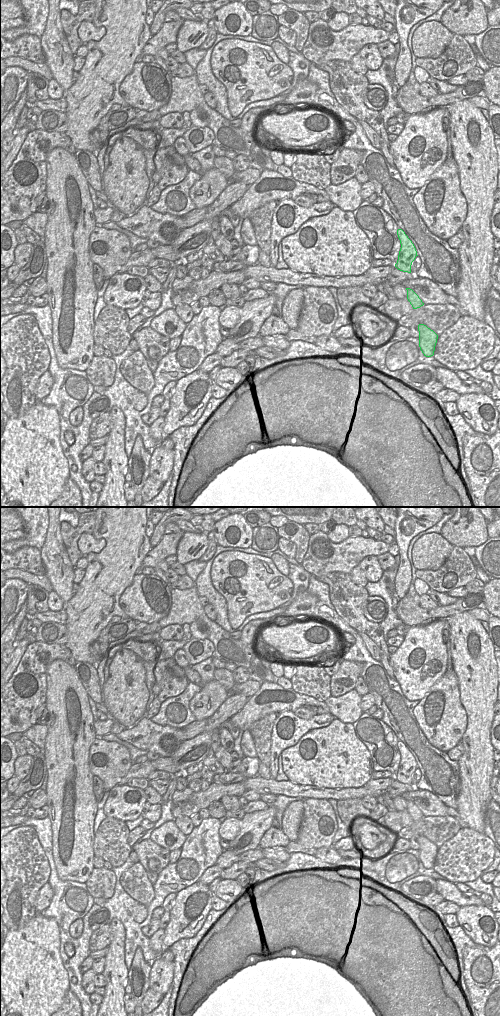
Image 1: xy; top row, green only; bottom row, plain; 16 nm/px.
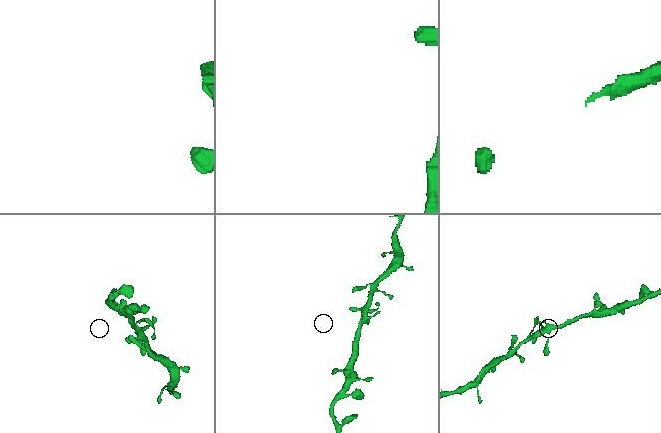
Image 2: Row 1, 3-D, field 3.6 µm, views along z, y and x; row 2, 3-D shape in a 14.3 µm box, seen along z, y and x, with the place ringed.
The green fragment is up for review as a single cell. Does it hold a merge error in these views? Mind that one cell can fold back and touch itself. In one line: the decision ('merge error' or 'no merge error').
no merge error

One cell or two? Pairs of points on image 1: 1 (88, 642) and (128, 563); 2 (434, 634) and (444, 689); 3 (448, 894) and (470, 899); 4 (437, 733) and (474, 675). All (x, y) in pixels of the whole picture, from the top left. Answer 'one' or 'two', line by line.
1: one
2: two
3: one
4: two

